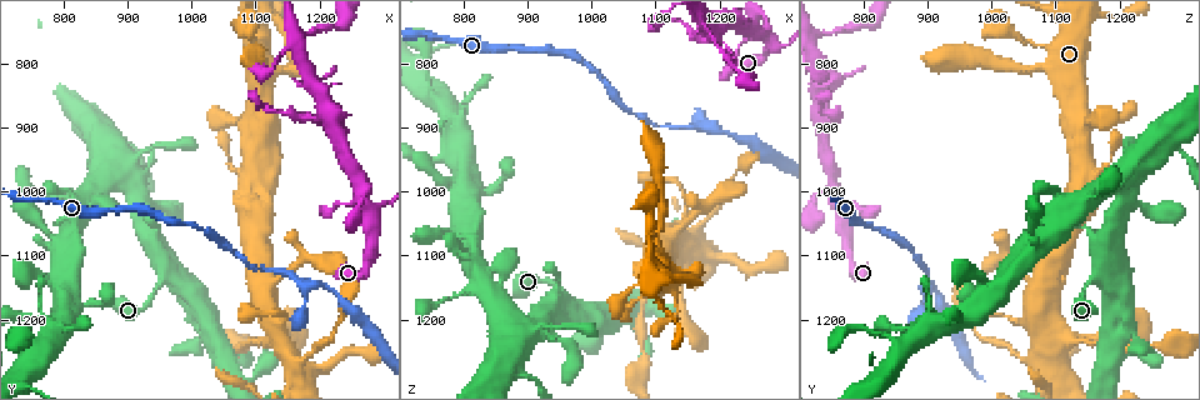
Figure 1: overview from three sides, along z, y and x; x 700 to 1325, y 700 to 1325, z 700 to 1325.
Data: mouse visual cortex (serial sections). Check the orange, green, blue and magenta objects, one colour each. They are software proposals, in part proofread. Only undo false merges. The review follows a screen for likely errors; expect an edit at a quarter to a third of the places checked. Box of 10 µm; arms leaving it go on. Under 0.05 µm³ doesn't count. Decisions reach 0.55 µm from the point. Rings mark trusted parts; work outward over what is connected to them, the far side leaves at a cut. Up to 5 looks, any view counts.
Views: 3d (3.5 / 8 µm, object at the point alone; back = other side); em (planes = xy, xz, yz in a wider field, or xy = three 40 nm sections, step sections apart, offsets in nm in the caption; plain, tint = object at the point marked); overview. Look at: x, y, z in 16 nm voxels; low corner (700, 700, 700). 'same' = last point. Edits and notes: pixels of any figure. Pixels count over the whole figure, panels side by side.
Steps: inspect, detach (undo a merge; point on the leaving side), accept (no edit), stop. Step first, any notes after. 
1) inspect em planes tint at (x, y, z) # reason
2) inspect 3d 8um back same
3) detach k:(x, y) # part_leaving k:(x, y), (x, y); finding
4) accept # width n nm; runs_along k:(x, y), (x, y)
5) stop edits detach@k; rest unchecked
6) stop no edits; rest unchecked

inspect 3d 3.5um at (1265, 1015, 760) # four or more arms meet

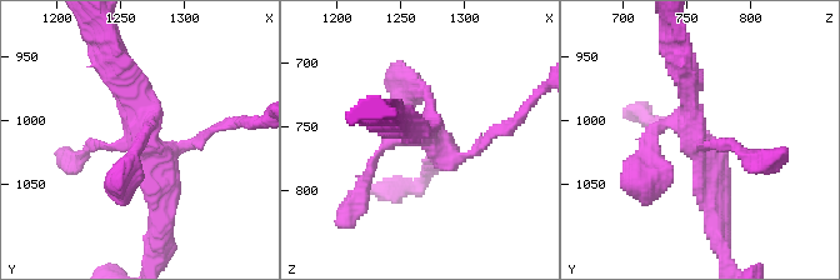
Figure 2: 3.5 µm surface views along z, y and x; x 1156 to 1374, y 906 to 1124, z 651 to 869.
inspect em planes tint same

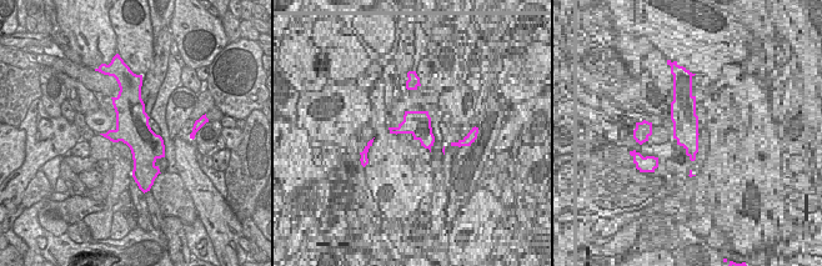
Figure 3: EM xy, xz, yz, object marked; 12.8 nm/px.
accept # runs_along 2:(163, 214), (159, 156), (118, 61); continuous, no second cell

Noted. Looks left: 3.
inspect 3d 3.5um at (1195, 830, 740) # sharp bend

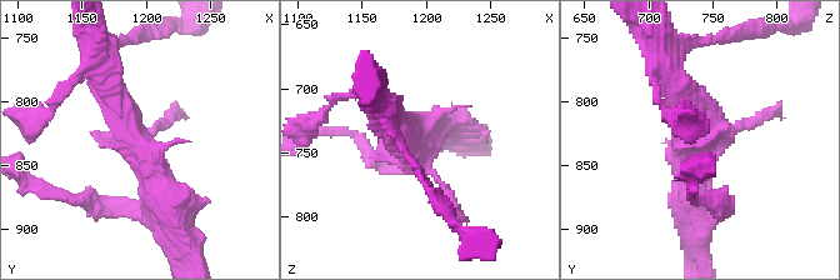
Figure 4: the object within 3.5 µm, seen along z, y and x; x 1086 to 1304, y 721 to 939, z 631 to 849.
inspect em planes tint at (1192, 830, 744)

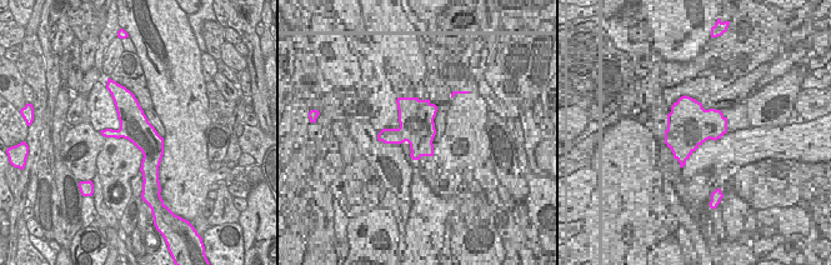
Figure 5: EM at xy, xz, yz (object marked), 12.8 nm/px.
inspect em xy step 5 tint same # another direction

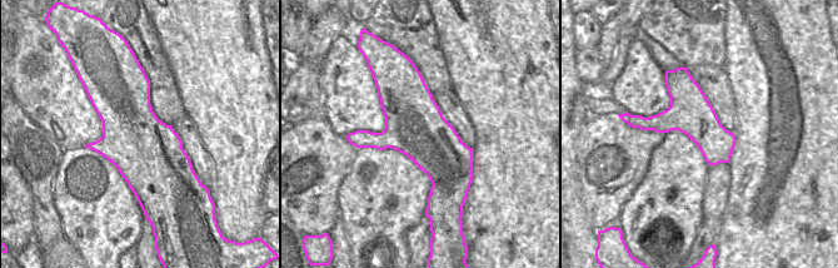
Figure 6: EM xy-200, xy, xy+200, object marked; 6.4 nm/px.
accept # runs_along 6:(395, 54), (440, 153), (437, 214); continuous, no second cell

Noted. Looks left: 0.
stop no edits; rest unchecked

